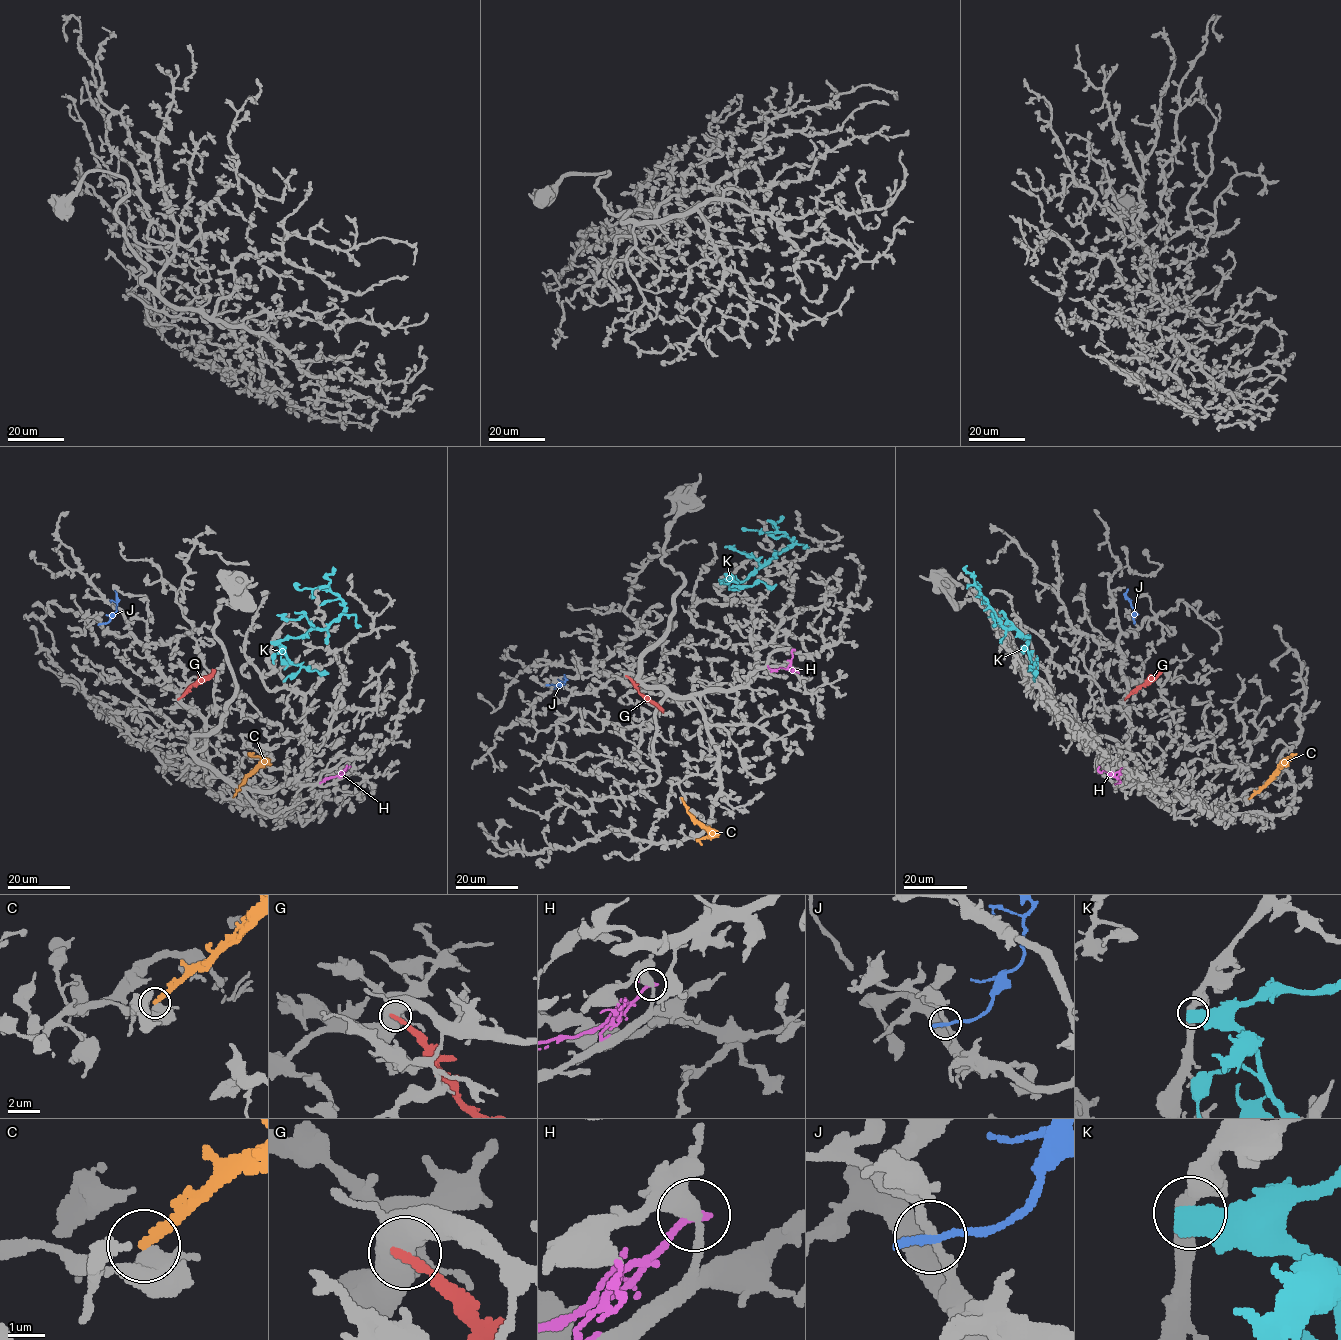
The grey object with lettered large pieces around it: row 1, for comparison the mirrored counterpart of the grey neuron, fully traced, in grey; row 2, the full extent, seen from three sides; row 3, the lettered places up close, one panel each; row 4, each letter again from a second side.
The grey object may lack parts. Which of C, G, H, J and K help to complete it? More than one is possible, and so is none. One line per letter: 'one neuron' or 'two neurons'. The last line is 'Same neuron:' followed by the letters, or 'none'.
C: two neurons
G: two neurons
H: two neurons
J: two neurons
K: two neurons
Same neuron: none

